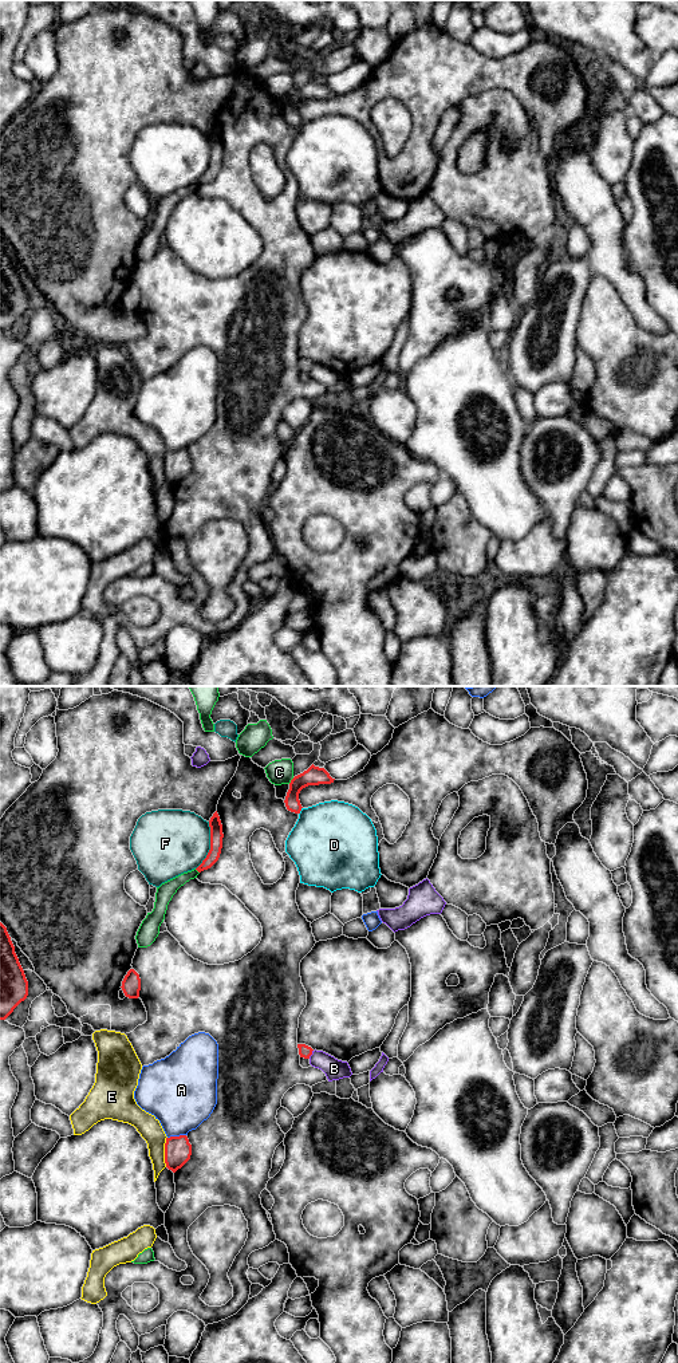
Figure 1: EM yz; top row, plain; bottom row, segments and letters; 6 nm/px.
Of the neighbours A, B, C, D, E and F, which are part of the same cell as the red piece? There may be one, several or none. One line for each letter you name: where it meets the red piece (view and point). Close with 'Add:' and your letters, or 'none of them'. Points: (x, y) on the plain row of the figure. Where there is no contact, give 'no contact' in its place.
Add: none of them

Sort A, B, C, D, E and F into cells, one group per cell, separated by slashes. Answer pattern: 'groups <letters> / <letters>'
groups A / B / C / D / E / F

